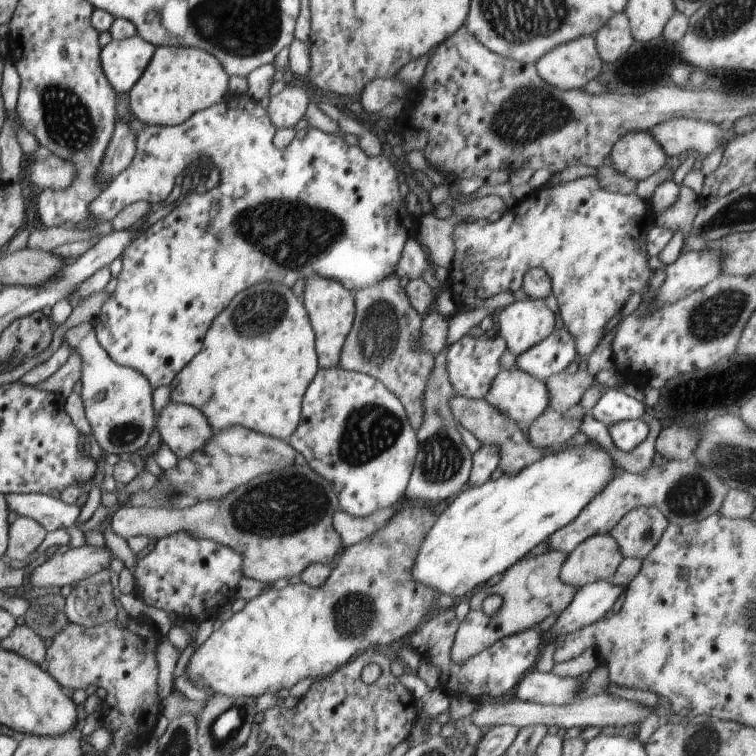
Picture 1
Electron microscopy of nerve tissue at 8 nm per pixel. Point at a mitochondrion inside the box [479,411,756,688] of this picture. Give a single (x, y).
(693, 494)

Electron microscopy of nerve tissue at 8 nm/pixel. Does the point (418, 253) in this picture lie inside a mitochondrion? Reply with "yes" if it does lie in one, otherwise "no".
no

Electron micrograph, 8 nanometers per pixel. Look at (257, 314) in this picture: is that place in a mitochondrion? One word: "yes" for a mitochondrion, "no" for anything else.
yes

